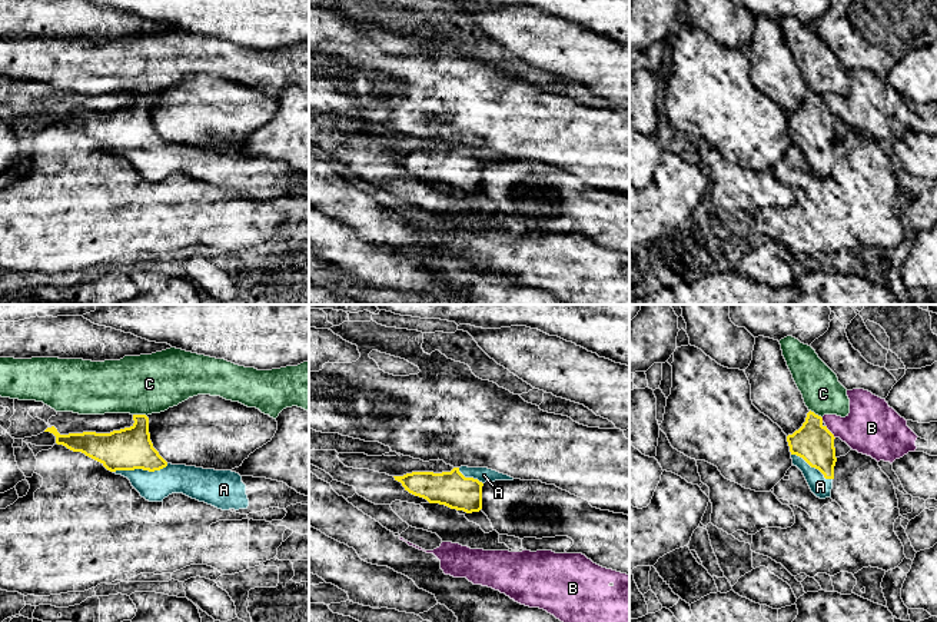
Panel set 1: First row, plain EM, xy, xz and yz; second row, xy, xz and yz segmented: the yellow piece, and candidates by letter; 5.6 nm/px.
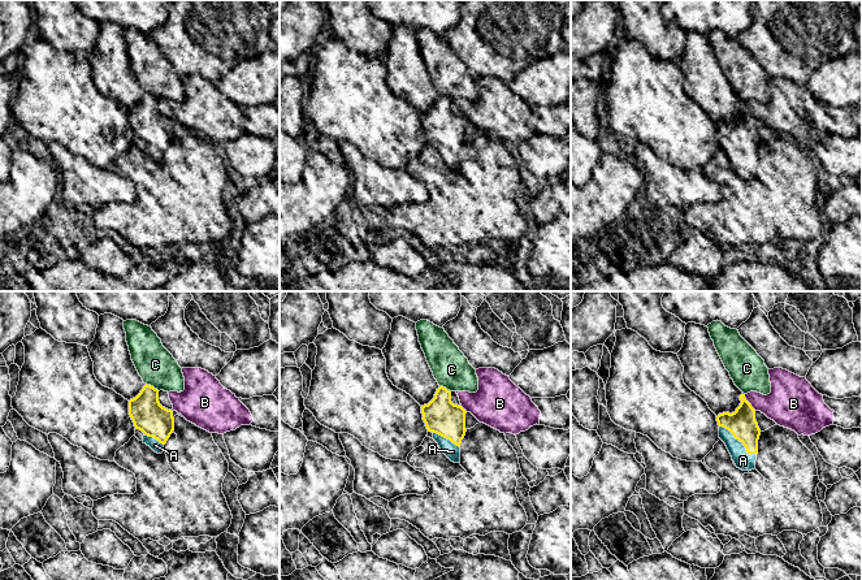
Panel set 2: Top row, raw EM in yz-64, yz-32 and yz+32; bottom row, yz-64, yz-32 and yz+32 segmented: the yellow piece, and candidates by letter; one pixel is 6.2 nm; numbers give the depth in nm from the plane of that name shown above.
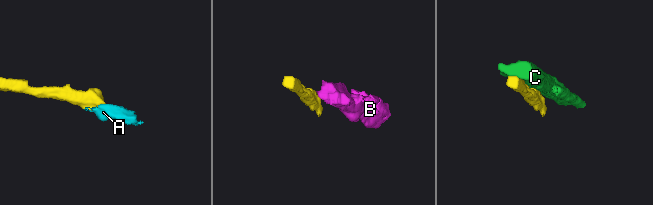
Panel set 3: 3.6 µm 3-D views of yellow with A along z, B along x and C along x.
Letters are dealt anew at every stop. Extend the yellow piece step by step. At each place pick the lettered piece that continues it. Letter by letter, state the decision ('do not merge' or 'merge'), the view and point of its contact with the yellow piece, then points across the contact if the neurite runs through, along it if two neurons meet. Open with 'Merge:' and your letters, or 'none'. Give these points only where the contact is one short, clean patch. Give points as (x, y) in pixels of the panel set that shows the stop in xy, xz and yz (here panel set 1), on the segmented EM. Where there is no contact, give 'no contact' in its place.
Merge: A
A: merge | xy (140, 468)
B: do not merge | yz (830, 432) | along yz (826, 425), (834, 438)
C: do not merge | xy (140, 415)

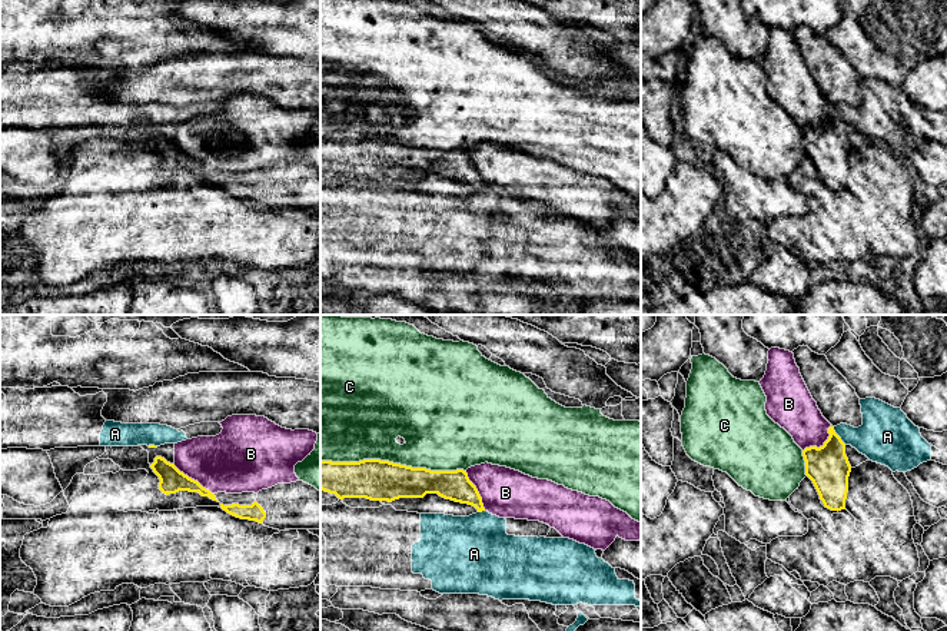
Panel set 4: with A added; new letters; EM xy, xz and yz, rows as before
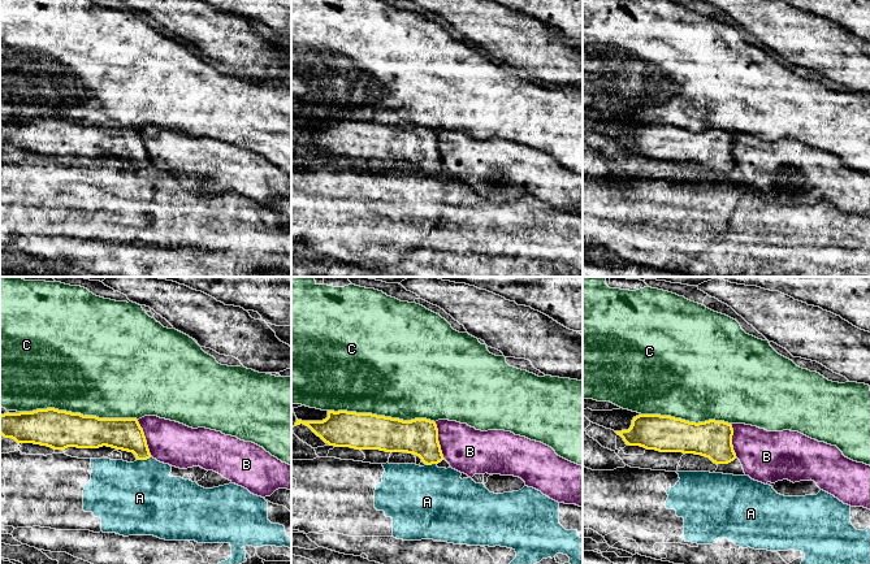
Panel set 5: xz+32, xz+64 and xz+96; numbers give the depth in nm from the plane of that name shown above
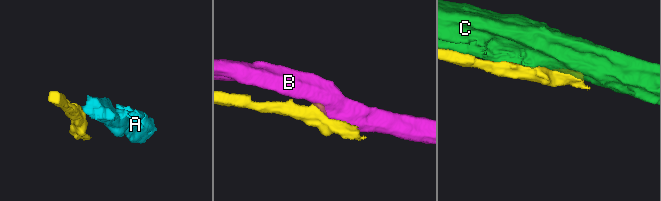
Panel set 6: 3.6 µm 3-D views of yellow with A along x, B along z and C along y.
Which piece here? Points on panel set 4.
Merge: none
A: do not merge | yz (837, 435) | along yz (833, 427), (834, 432), (846, 444)
B: do not merge | xy (193, 480)
C: do not merge | xz (392, 462)

